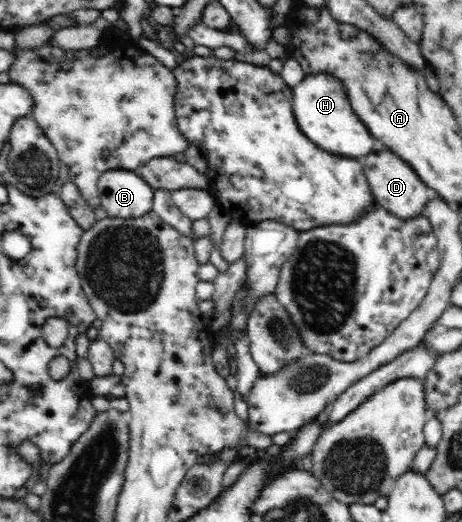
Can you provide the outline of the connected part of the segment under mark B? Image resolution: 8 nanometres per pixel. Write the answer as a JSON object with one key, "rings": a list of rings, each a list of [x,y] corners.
{"rings":[[[113,169],[98,178],[100,206],[112,218],[139,218],[153,211],[153,187],[136,172]]]}

